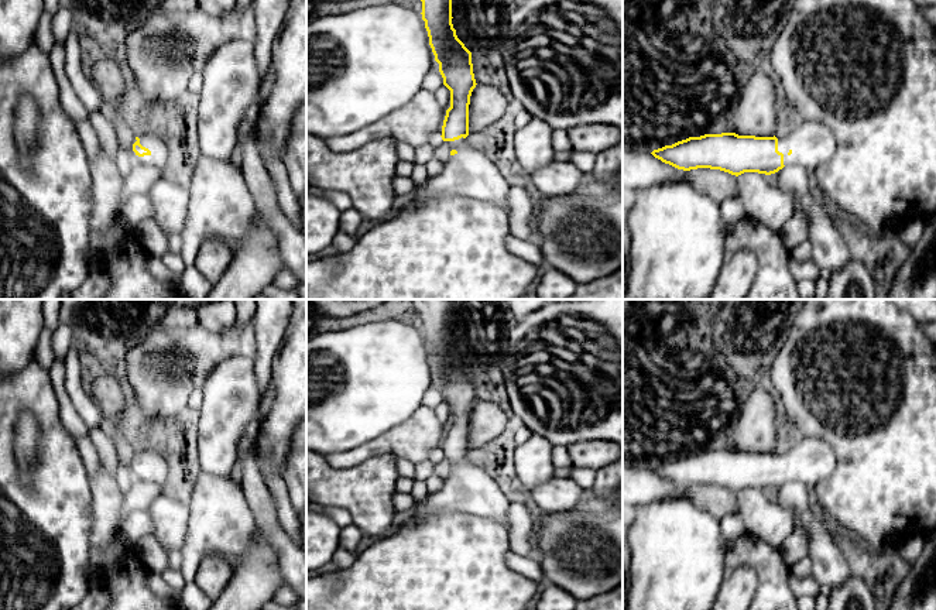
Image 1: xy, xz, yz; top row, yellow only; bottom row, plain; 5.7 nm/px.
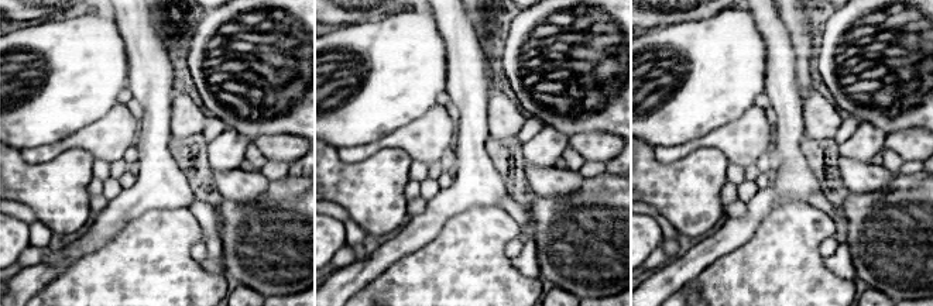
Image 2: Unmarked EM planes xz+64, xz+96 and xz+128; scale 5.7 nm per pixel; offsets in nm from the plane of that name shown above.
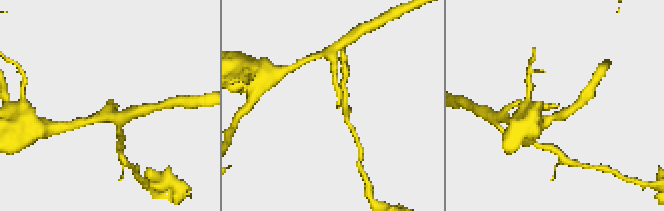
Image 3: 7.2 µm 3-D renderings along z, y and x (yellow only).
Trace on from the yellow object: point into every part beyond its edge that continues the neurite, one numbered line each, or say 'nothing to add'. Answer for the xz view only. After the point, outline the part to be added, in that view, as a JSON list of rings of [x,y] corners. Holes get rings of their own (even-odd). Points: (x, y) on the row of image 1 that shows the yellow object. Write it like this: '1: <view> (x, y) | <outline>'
1: xz (469, 172) | [[[463,137],[455,141],[443,141],[442,147],[443,172],[416,186],[411,201],[421,206],[450,195],[463,195],[496,203],[508,215],[507,199],[511,184],[496,164]]]

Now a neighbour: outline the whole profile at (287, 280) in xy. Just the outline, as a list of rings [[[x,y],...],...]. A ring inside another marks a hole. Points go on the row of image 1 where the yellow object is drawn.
[[[285,268],[281,270],[274,280],[274,285],[284,289],[295,289],[299,284],[301,281],[295,274]]]

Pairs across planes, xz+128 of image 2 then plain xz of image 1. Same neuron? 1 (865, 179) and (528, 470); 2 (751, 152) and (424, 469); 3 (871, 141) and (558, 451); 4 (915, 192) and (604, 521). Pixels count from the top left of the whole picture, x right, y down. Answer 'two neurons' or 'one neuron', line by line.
1: two neurons
2: two neurons
3: two neurons
4: one neuron

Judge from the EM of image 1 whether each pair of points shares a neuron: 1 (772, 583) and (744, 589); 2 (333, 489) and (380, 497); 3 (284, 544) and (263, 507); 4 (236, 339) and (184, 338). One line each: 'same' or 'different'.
1: different
2: same
3: same
4: same

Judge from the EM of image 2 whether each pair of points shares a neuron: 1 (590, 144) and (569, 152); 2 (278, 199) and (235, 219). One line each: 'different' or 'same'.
1: different
2: same

